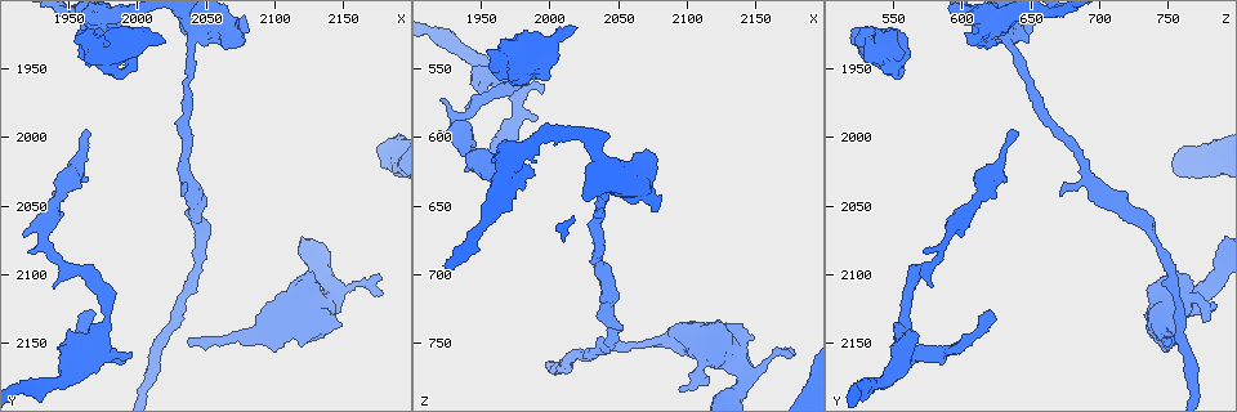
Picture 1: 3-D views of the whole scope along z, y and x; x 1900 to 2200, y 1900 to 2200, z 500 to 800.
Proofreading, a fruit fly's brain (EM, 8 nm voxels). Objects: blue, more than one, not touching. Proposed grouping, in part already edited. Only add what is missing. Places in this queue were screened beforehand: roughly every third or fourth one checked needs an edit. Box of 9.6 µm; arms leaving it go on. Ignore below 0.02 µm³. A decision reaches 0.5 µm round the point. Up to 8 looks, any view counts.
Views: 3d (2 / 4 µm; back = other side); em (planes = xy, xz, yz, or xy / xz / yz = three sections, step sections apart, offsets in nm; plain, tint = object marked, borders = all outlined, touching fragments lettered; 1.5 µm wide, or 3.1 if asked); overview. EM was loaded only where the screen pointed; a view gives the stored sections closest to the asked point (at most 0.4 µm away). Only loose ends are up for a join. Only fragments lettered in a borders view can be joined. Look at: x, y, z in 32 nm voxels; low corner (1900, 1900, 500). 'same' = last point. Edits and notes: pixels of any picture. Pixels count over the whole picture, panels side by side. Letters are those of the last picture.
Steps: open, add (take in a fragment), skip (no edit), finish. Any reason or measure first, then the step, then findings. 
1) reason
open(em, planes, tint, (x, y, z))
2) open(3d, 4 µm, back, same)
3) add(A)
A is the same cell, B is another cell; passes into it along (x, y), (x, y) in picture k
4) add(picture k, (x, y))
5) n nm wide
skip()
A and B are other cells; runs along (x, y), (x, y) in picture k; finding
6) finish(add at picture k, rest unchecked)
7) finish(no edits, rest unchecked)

an open end
open(em, planes, tint, (1966, 2126, 620))

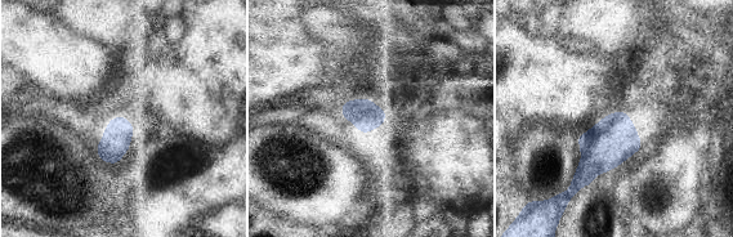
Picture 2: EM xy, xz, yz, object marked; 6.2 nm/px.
what lies round it
open(em, planes, borders, same)

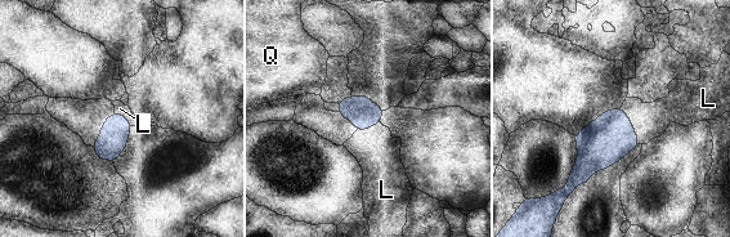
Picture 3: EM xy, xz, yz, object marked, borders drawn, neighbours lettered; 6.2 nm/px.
add(L)
L is the same cell, Q is another cell; passes into it along (609, 138), (632, 126), (649, 120) in picture 3; the neuron continues

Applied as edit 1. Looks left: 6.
redraw
open(overview)

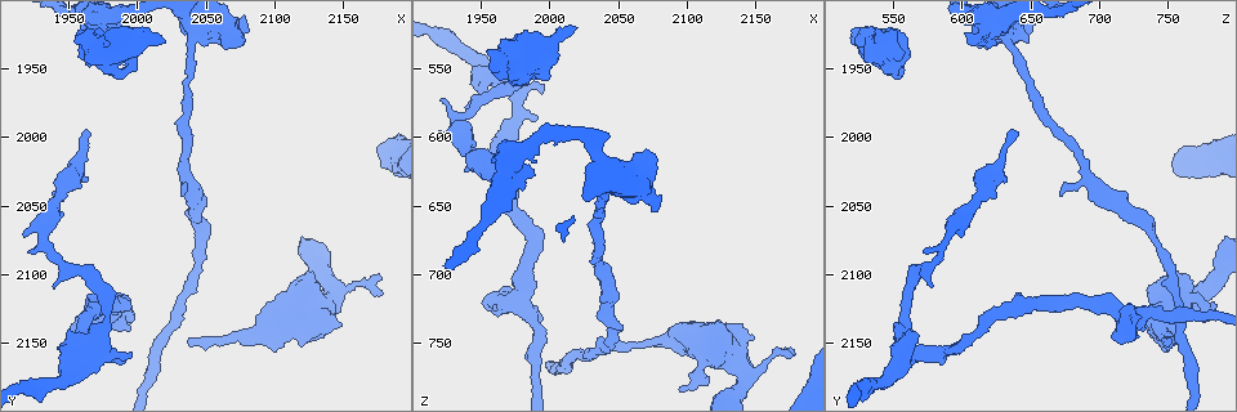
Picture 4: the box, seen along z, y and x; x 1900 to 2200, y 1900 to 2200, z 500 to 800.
stops while still wide
open(em, xz, step 4, tint, (1958, 1942, 552))

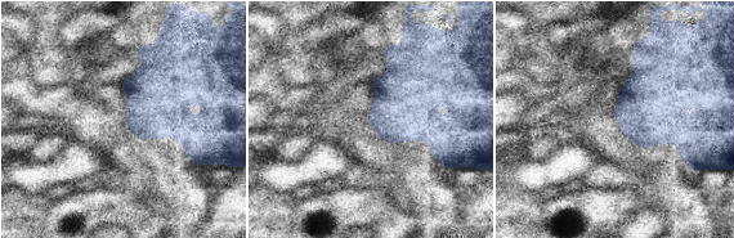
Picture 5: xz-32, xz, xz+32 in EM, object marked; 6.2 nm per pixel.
open(em, planes, borders, same)

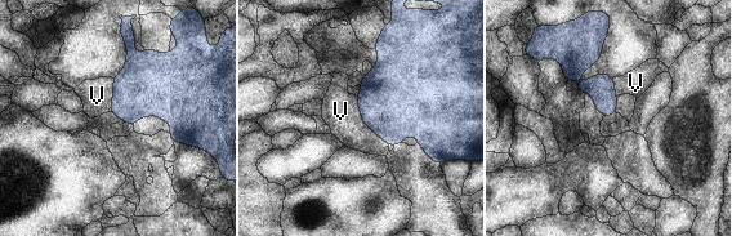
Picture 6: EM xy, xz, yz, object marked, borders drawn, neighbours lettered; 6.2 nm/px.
V touches over 360 nm
skip()
V is another cell; border along (356, 97), (361, 119), (388, 145) in picture 6; no lettered fragment goes on from it

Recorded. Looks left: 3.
free end
open(3d, 2 µm, (2018, 1932, 522))

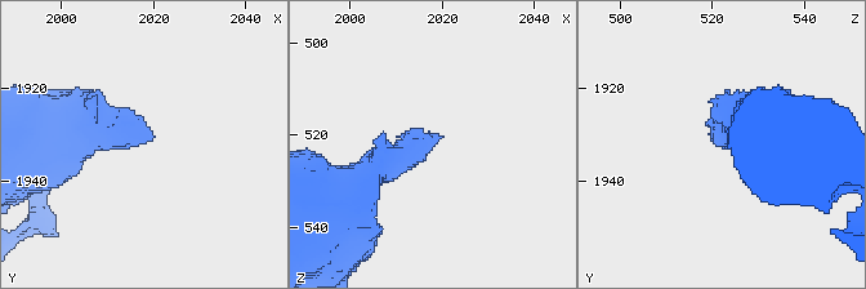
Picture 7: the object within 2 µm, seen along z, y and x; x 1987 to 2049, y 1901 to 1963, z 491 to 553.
open(em, yz, step 8, borders, (2020, 1930, 520))

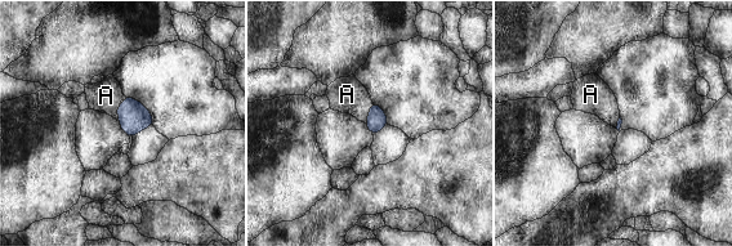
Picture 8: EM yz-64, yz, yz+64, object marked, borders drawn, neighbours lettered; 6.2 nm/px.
open(em, planes, borders, same)

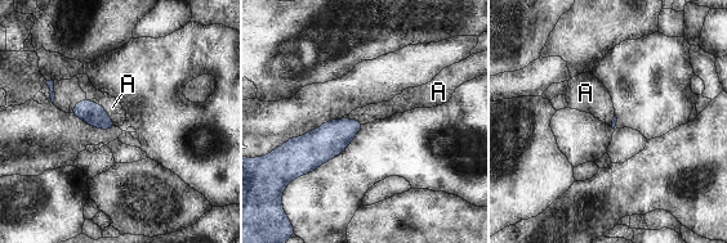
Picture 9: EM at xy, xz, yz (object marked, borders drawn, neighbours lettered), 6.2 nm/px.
add(A)
A is the same cell; passes into it along (94, 115), (106, 115), (112, 107) in picture 9; the neuron continues

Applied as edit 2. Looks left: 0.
finish(add at picture 3, add at picture 9, rest unchecked)

